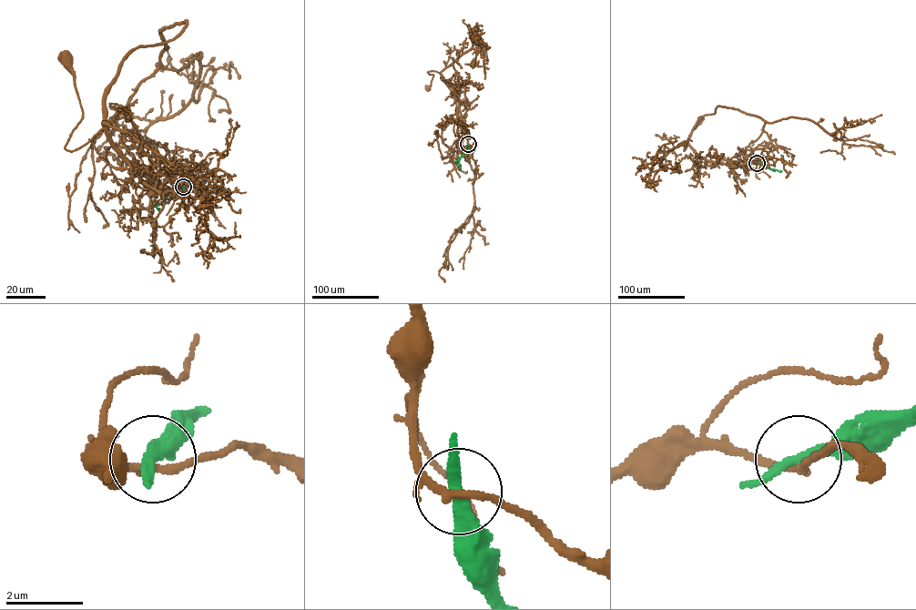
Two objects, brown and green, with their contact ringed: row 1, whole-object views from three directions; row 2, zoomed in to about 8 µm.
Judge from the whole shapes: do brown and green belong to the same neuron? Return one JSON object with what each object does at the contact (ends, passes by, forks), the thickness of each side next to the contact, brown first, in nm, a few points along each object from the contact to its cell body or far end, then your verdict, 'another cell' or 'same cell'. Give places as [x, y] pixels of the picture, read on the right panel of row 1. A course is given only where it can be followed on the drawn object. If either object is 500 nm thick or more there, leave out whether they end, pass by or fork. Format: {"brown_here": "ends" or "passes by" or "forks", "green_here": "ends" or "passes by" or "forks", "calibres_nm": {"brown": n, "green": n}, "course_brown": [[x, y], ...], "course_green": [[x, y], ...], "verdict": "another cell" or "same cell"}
{"brown_here": "forks", "green_here": "passes by", "calibres_nm": {"brown": 160, "green": 280}, "course_brown": [[757, 163], [729, 165], [707, 160], [687, 143], [684, 150], [689, 135], [699, 119]], "course_green": [[757, 163], [781, 170]], "verdict": "another cell"}

